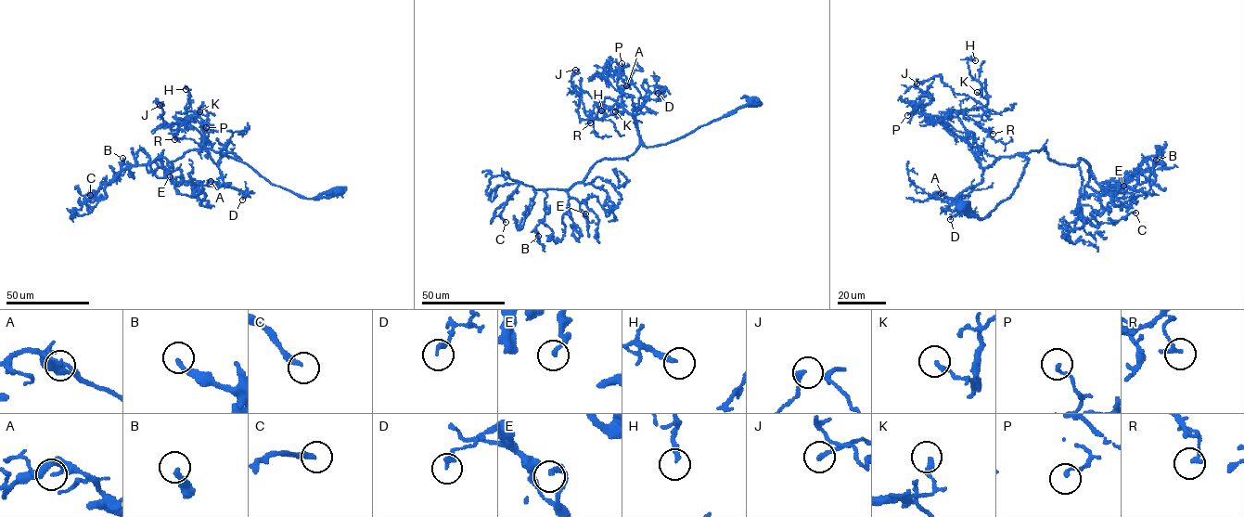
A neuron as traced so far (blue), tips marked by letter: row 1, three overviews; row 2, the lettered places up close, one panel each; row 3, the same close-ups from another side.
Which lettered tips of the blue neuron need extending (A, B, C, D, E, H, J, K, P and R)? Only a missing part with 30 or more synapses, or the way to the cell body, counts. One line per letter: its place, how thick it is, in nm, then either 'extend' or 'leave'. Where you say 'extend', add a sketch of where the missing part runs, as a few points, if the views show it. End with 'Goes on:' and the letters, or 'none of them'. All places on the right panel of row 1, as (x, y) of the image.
A: place (941, 193); calibre 140 nm; leave
B: place (1156, 160); calibre 240 nm; leave
C: place (1135, 213); calibre 240 nm; extend; course (1135, 213), (1151, 204), (1166, 206)
D: place (950, 219); calibre 200 nm; leave
E: place (1123, 186); calibre 220 nm; leave
H: place (975, 60); calibre 240 nm; leave
J: place (916, 84); calibre 200 nm; leave
K: place (977, 92); calibre 200 nm; leave
P: place (907, 115); calibre 180 nm; leave
R: place (993, 134); calibre 200 nm; leave
Goes on: C

